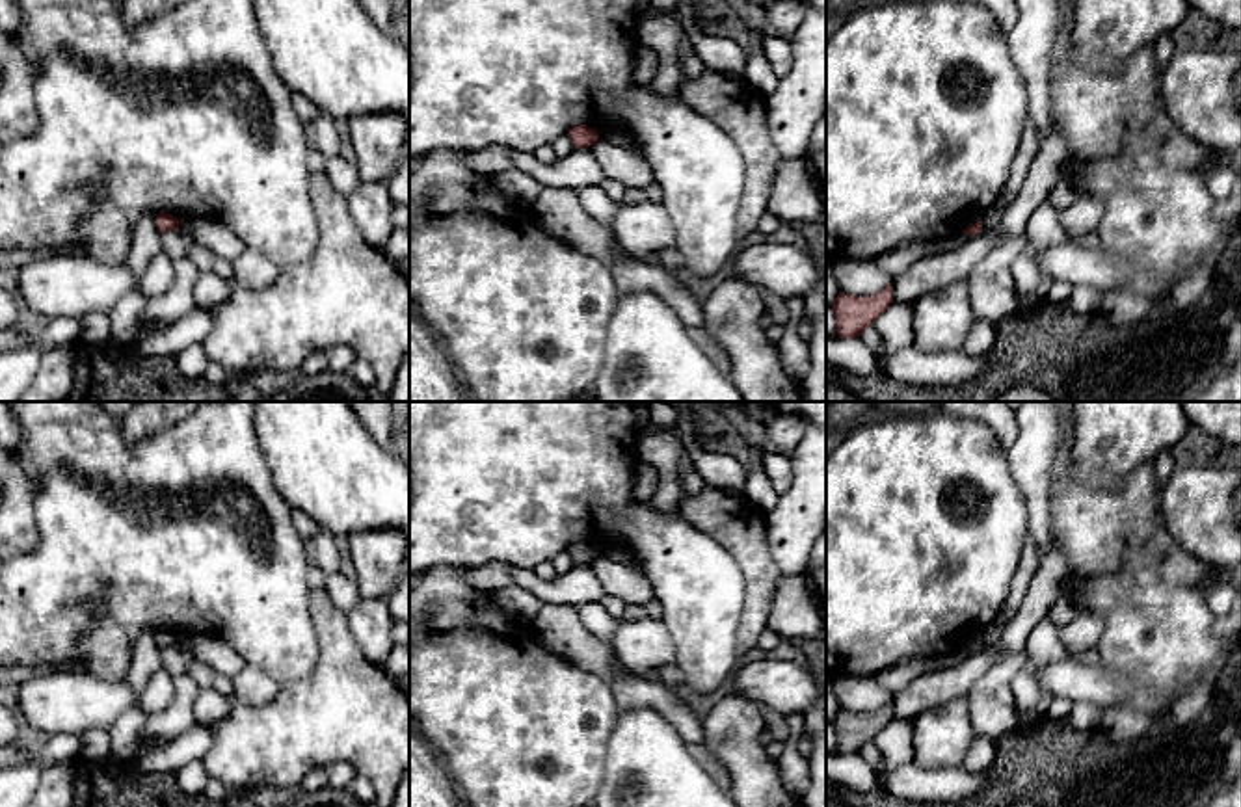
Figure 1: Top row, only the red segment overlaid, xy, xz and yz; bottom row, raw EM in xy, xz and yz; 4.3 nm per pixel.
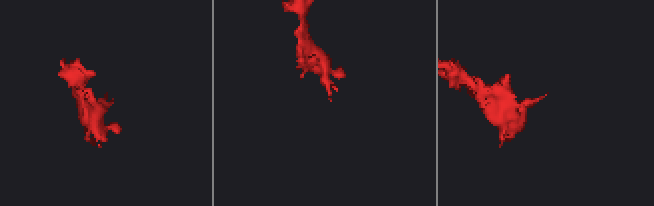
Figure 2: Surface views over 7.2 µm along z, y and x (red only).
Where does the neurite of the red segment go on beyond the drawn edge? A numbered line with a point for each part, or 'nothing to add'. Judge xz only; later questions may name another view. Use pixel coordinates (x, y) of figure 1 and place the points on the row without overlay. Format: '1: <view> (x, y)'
nothing to add

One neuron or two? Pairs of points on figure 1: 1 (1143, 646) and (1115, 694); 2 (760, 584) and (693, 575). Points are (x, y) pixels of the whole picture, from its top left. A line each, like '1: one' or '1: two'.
1: two
2: two

